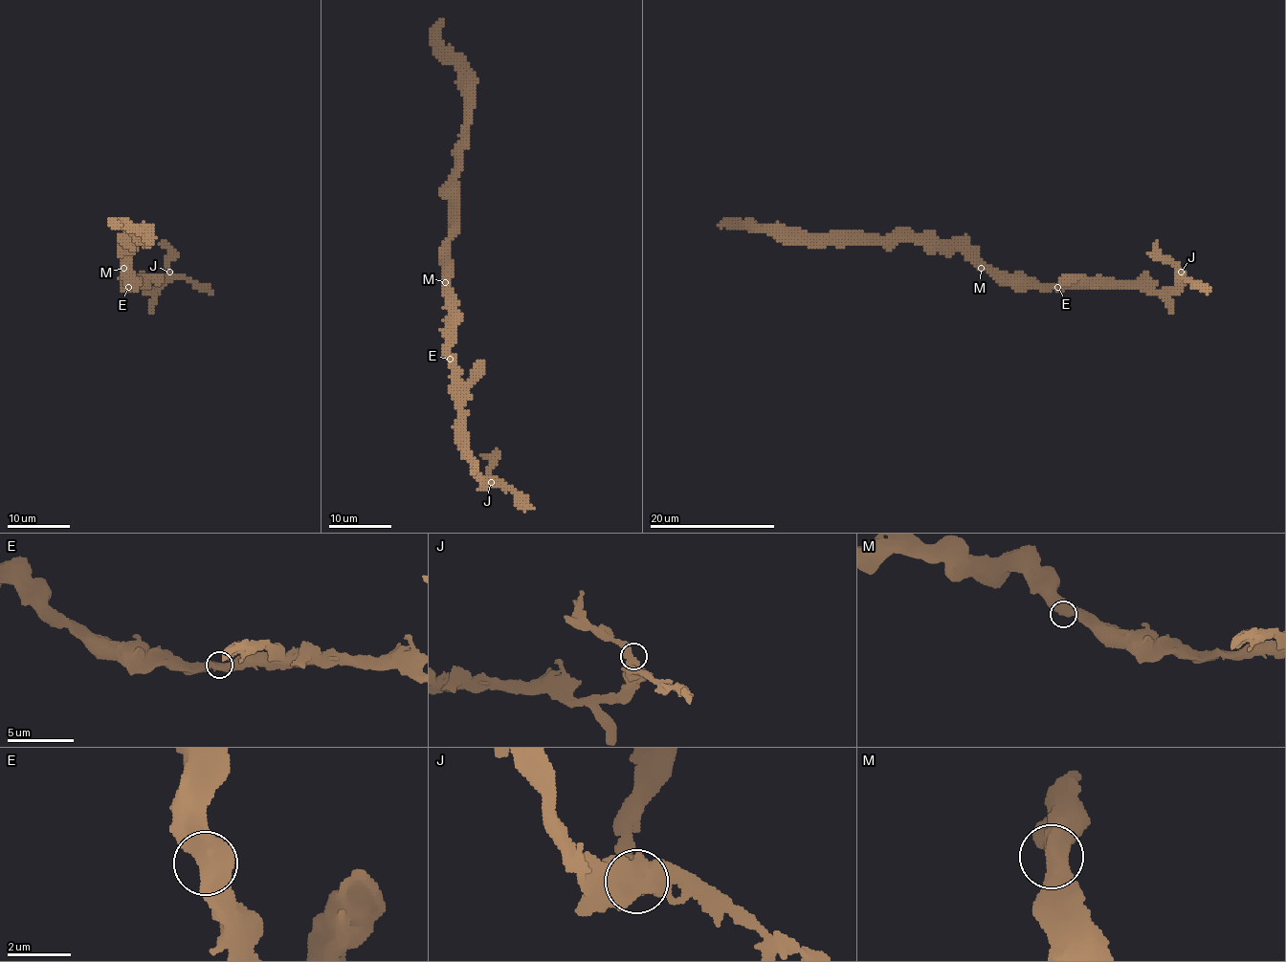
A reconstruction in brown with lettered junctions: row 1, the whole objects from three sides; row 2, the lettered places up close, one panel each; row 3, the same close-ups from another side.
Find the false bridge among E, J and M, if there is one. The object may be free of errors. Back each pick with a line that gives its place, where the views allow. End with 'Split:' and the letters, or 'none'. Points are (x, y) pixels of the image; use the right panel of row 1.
Split: none

